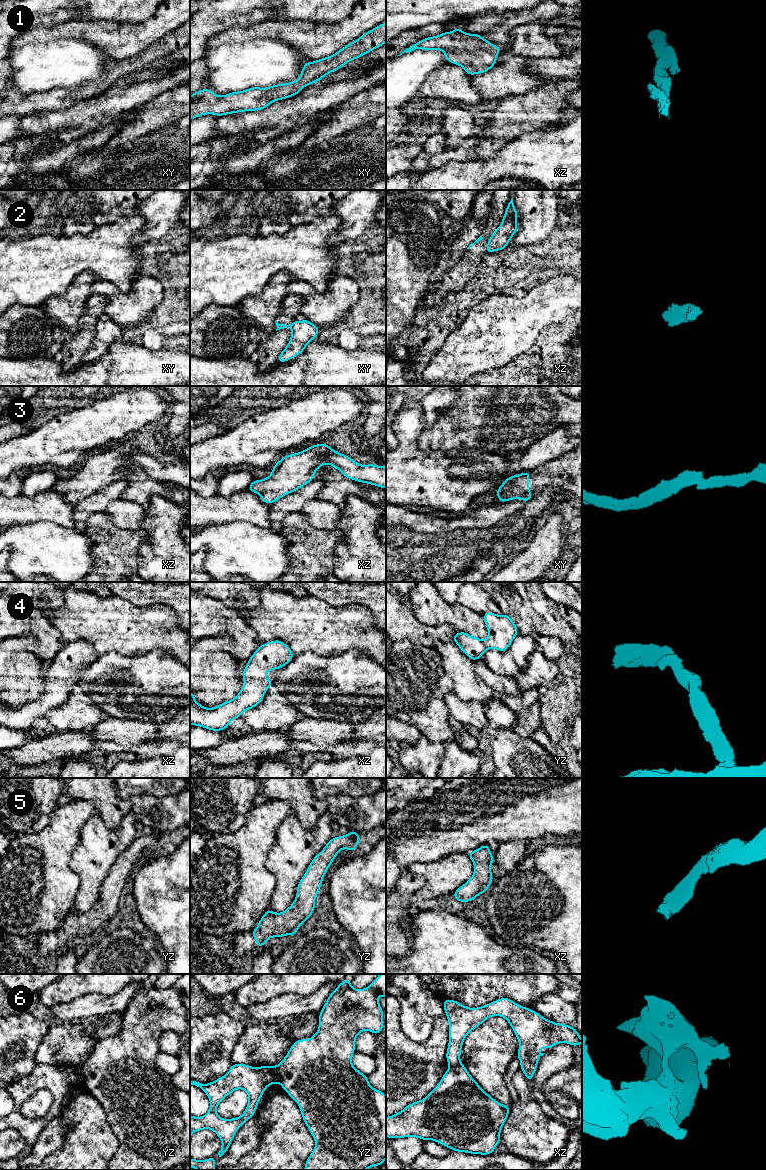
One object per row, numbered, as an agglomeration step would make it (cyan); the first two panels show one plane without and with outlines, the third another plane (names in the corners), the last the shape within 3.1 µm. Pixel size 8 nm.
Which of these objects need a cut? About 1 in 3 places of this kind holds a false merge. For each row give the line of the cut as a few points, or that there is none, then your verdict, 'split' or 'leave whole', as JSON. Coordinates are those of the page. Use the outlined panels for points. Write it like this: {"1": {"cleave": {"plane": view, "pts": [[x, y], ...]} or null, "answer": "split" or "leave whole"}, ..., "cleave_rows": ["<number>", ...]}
{"1": {"cleave": null, "answer": "leave whole"}, "2": {"cleave": {"plane": "xy", "pts": [[292, 323], [290, 325]]}, "answer": "split"}, "3": {"cleave": {"plane": "xz", "pts": [[332, 449], [328, 453], [327, 462]]}, "answer": "split"}, "4": {"cleave": null, "answer": "leave whole"}, "5": {"cleave": null, "answer": "leave whole"}, "6": {"cleave": {"plane": "yz", "pts": [[275, 1066], [281, 1082]]}, "answer": "split"}, "cleave_rows": ["2", "3", "6"]}

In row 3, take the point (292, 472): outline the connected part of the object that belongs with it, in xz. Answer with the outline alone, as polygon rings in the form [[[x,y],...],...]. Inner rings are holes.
[[[322,443],[285,455],[274,465],[269,477],[254,479],[247,490],[259,494],[263,502],[272,504],[314,480],[319,467],[328,463],[331,450],[330,446]]]

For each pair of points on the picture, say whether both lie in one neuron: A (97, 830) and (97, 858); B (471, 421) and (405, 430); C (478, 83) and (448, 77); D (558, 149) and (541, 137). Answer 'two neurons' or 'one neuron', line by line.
A: one neuron
B: two neurons
C: two neurons
D: one neuron

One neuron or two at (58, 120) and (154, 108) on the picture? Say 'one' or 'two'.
two

